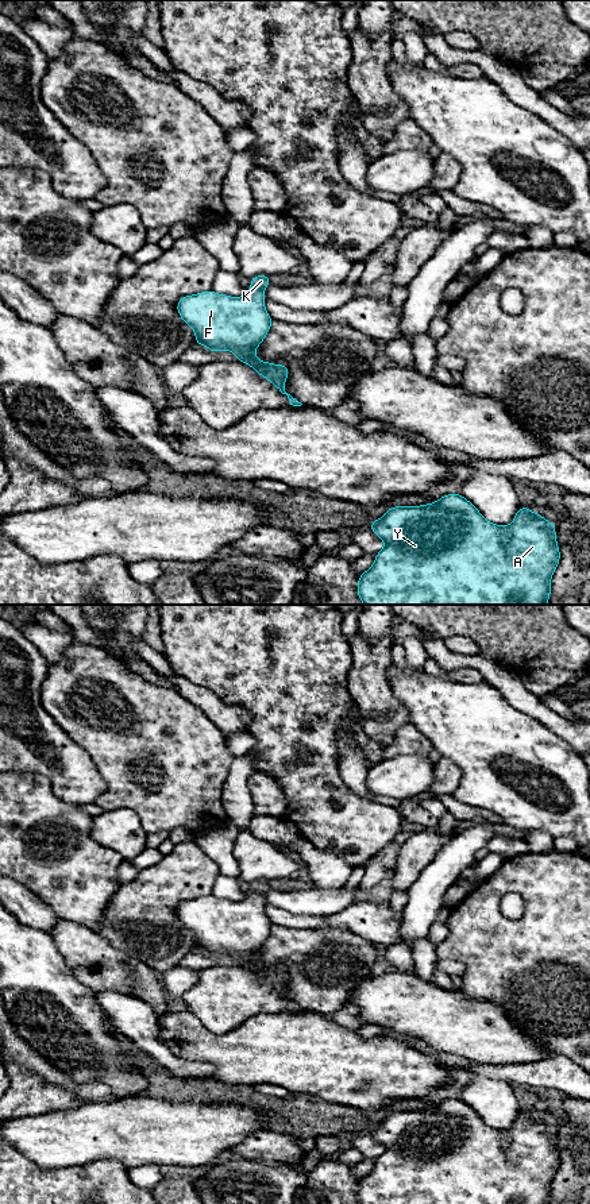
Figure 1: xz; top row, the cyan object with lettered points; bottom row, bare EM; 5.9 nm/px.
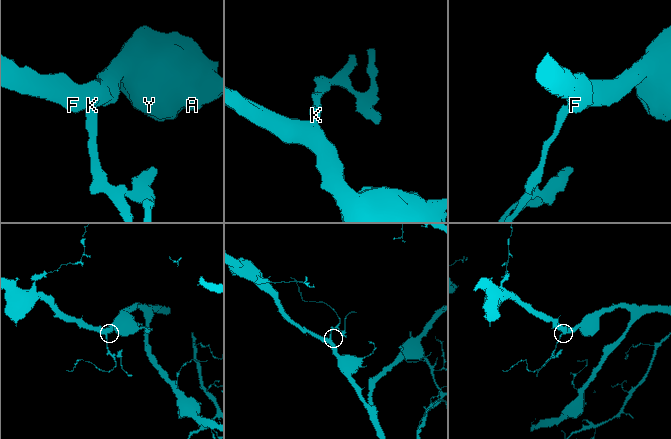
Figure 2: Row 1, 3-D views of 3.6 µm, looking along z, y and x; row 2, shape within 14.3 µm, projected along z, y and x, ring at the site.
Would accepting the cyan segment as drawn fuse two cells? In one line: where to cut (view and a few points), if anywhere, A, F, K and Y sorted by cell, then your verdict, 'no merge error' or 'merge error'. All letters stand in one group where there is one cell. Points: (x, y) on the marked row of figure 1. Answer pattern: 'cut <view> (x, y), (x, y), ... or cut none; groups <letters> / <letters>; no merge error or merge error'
cut none; groups A F K Y; no merge error

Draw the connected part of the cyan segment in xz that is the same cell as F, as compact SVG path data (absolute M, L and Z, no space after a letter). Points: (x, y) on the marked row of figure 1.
M261 274L250 278L250 283L251 289L242 297L217 294L213 290L182 297L177 302L177 312L194 329L197 346L205 346L211 352L221 350L234 352L236 360L251 366L254 371L270 381L282 394L286 394L290 405L301 406L301 402L285 391L285 381L289 375L288 366L262 362L254 355L271 328L273 319L265 308L265 289L271 282L270 277Z

